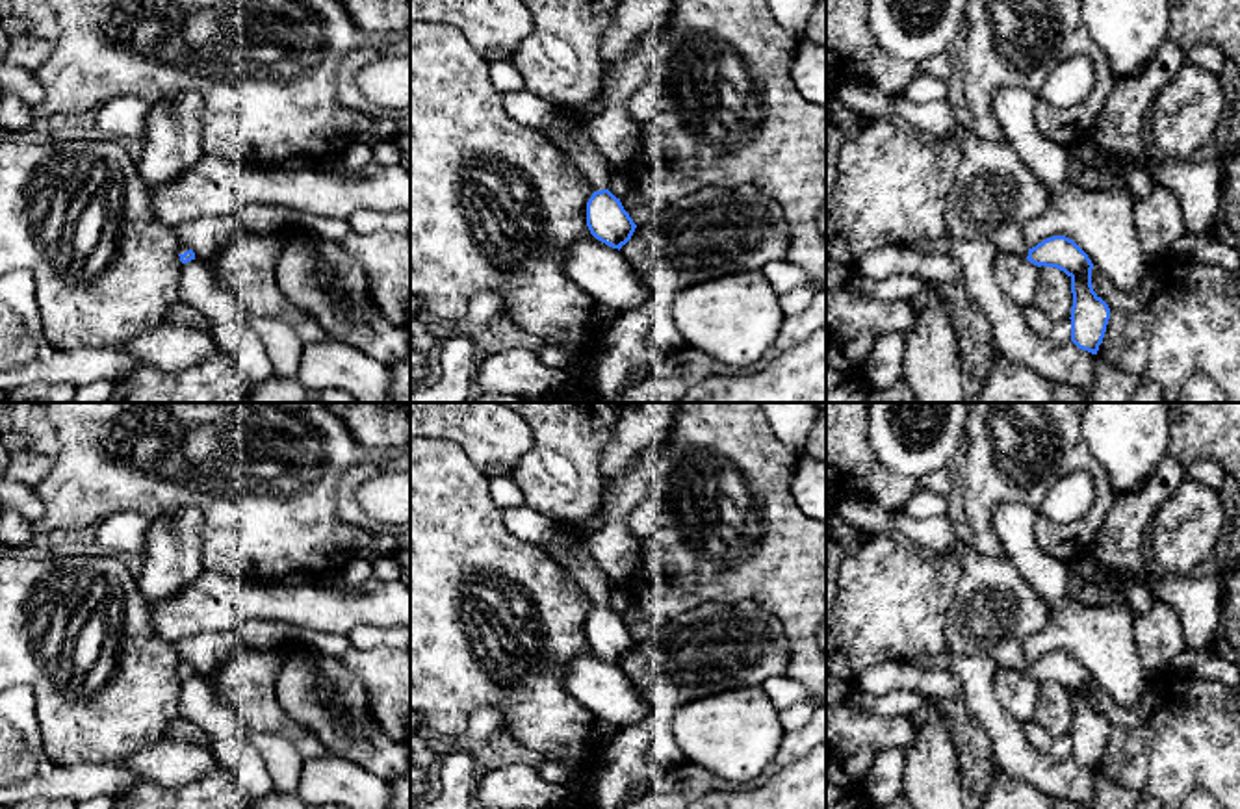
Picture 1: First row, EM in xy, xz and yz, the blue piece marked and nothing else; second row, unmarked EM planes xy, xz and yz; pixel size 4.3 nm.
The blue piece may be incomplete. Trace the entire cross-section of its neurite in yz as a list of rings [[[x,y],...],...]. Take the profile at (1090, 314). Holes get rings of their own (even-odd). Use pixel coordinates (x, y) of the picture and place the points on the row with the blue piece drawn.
[[[854,72],[835,78],[833,93],[867,121],[897,115],[919,130],[954,139],[963,158],[945,204],[947,236],[956,241],[988,241],[1002,254],[1064,271],[1073,293],[1071,341],[1097,354],[1110,308],[1093,291],[1093,263],[1066,236],[1047,238],[1032,249],[1025,245],[1023,226],[1047,210],[1051,195],[1008,143],[986,141],[965,130],[947,100],[889,96]]]

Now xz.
[[[557,109],[553,128],[542,130],[570,161],[592,184],[594,193],[587,202],[587,226],[601,243],[622,249],[633,236],[637,225],[624,210],[620,199],[611,191],[611,161],[605,160],[590,137],[590,122],[585,122],[572,109]]]

